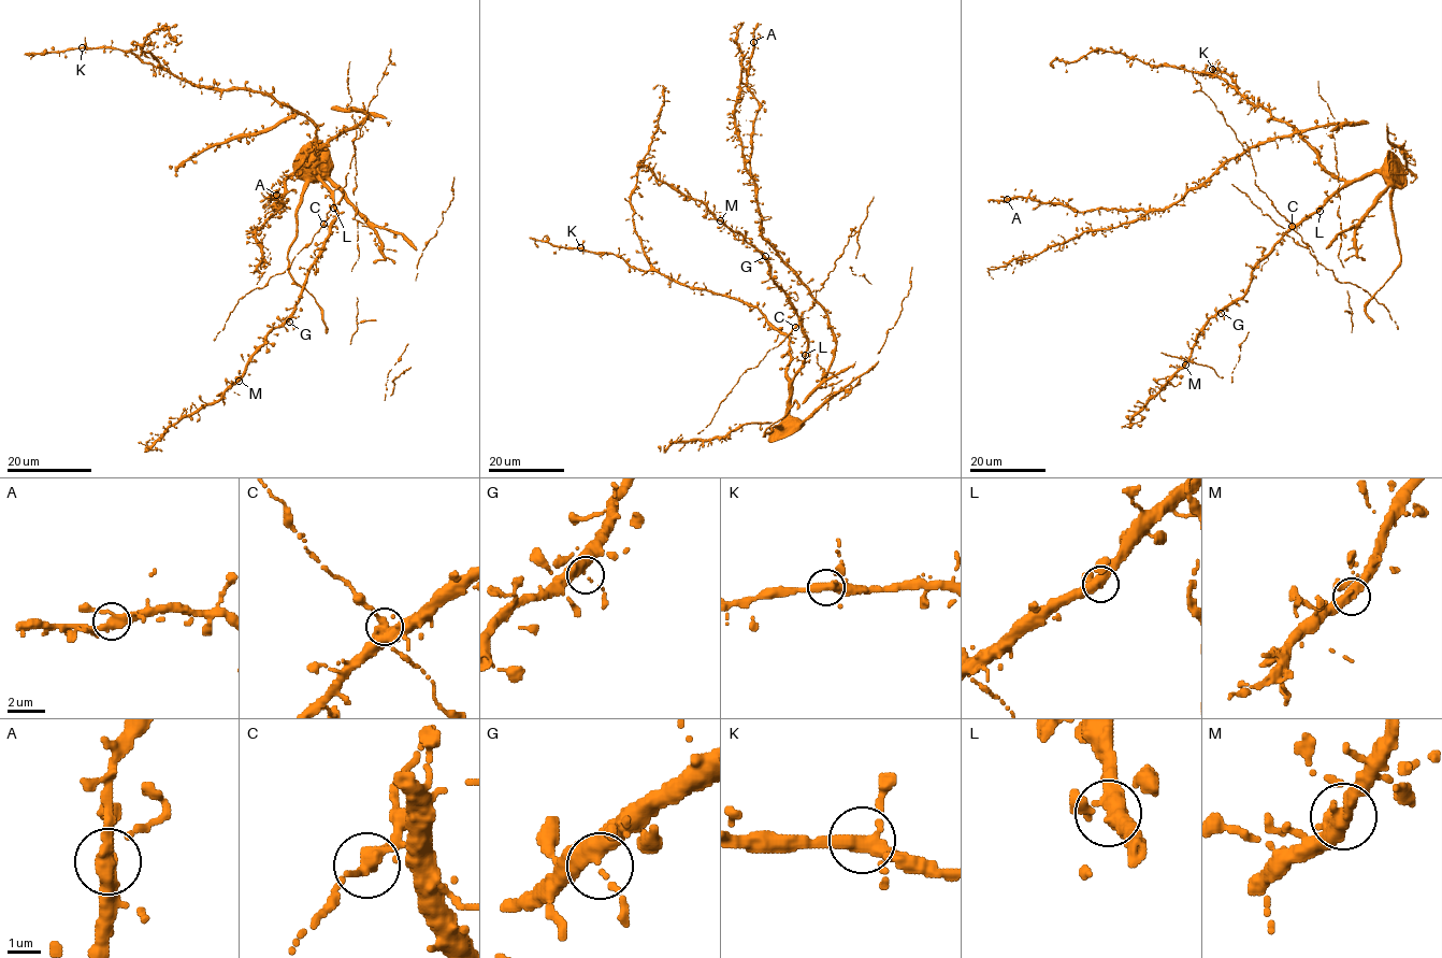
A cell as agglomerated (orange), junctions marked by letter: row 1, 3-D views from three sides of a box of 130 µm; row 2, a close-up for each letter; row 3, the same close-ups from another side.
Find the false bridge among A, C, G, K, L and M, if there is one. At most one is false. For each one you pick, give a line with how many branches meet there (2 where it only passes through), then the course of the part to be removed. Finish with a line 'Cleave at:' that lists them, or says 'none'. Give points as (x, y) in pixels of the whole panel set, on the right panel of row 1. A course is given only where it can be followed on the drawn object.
Cleave at: none

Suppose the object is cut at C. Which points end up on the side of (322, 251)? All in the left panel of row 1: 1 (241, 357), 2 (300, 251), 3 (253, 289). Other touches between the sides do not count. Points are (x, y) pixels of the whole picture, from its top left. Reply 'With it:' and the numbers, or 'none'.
With it: 1

